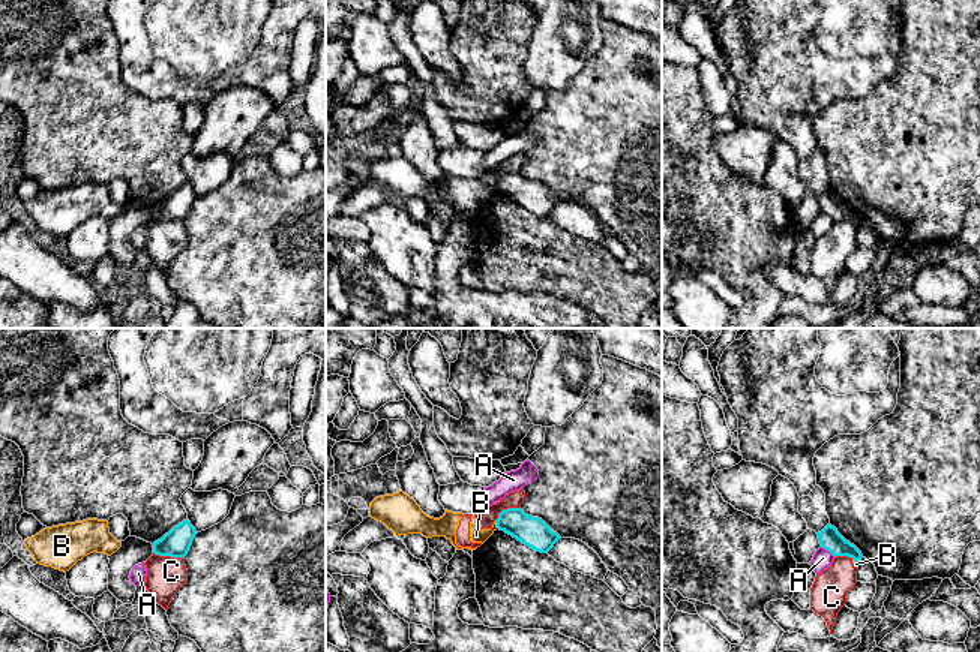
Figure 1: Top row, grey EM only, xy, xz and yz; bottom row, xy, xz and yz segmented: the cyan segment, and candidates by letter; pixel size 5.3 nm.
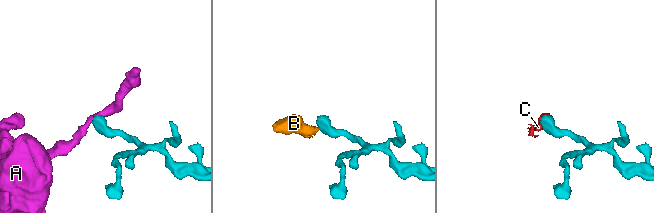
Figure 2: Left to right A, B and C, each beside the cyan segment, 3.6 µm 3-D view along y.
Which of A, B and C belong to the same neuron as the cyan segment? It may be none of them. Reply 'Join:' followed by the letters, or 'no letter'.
Join: no letter

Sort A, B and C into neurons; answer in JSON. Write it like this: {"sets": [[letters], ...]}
{"sets": [["A"], ["B", "C"]]}

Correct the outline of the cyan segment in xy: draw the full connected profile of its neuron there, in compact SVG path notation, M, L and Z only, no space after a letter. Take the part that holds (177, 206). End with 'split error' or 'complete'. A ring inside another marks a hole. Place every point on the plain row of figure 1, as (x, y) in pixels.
M183 184L153 207L153 217L159 220L185 222L197 198L191 186Z | complete

